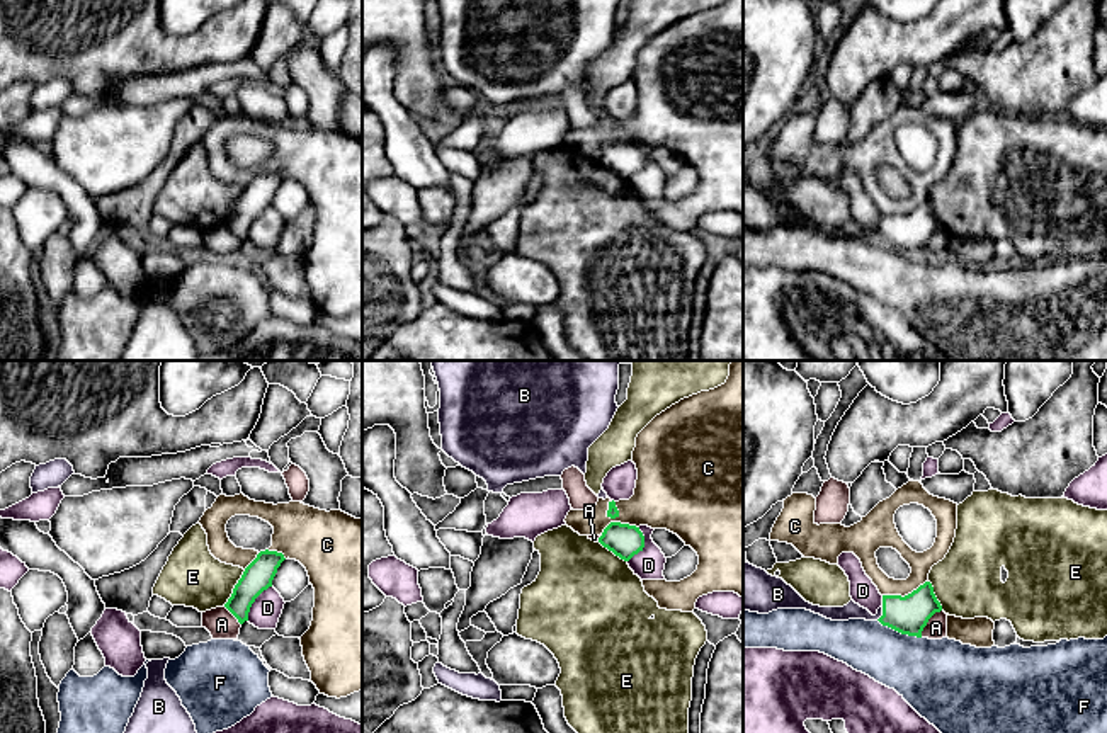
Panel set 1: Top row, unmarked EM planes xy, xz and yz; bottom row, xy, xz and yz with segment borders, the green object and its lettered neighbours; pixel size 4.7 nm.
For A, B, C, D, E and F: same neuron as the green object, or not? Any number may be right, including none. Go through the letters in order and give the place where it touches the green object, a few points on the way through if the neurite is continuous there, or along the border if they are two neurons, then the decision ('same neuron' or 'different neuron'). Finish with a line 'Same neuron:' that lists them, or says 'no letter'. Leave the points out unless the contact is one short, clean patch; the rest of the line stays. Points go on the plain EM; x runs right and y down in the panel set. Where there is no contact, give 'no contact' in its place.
A: yz (927, 240) | different neuron
B: yz (883, 233) | across yz (908, 233), (883, 233), (868, 235), (851, 230) | same neuron
C: yz (905, 215) | different neuron
D: xy (254, 220) | different neuron
E: xy (233, 208) | different neuron
F: yz (900, 250) | along yz (878, 238), (902, 252), (920, 257) | different neuron
Same neuron: B

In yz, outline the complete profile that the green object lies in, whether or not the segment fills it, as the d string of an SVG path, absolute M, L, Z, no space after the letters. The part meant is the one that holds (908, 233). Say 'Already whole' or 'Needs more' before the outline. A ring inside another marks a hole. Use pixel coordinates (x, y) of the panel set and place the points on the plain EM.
Needs more. M750 182L743 184L743 230L769 233L777 228L806 228L832 240L866 238L879 240L901 253L922 257L928 238L942 230L930 201L911 213L883 214L883 224L872 235L867 228L850 219L843 226L820 226L806 221L782 197L769 194Z

